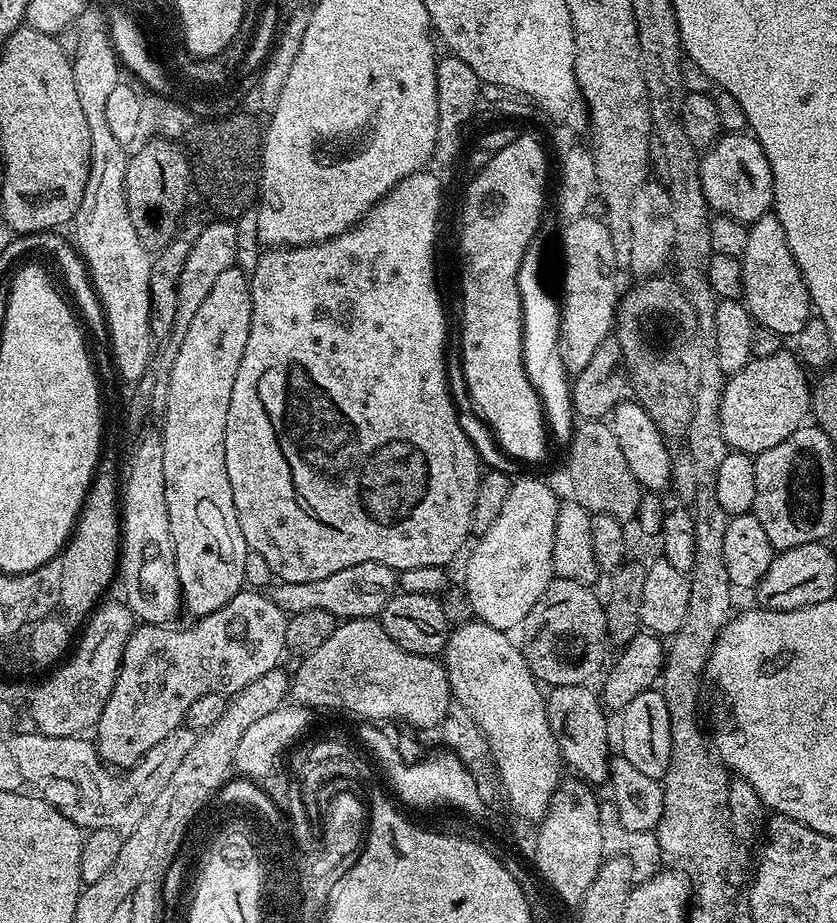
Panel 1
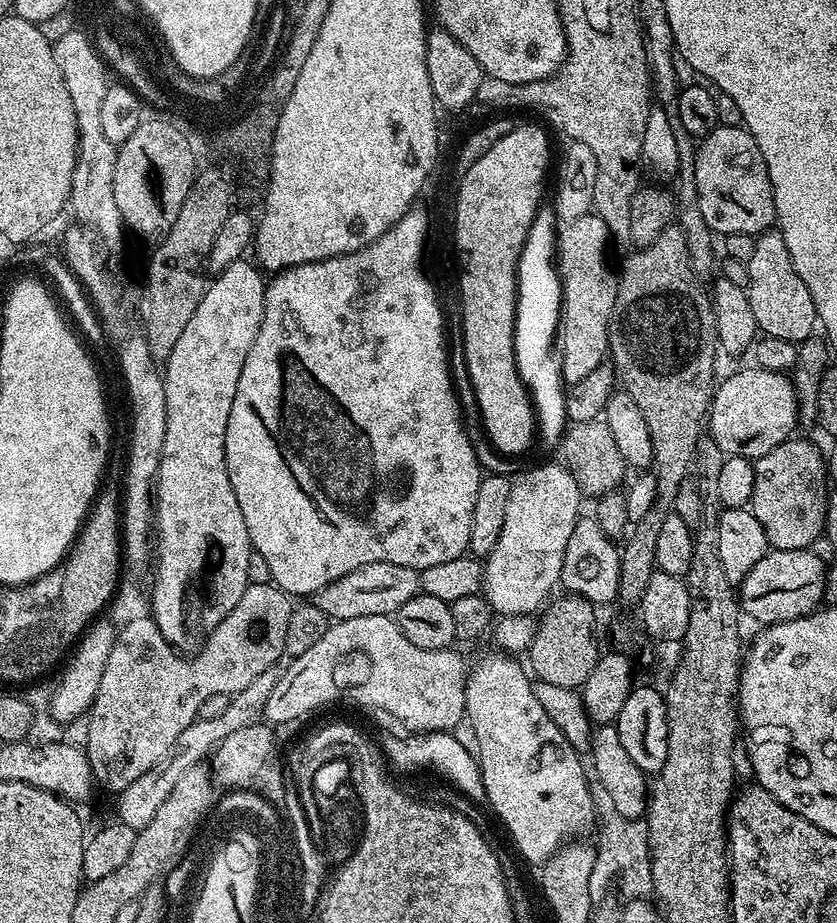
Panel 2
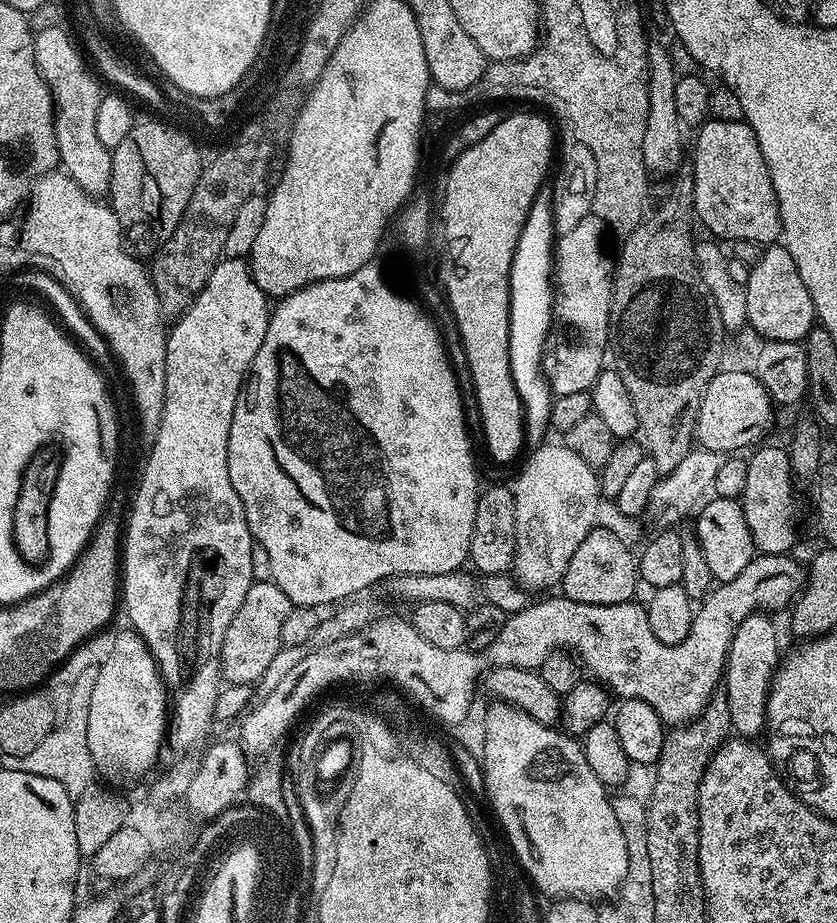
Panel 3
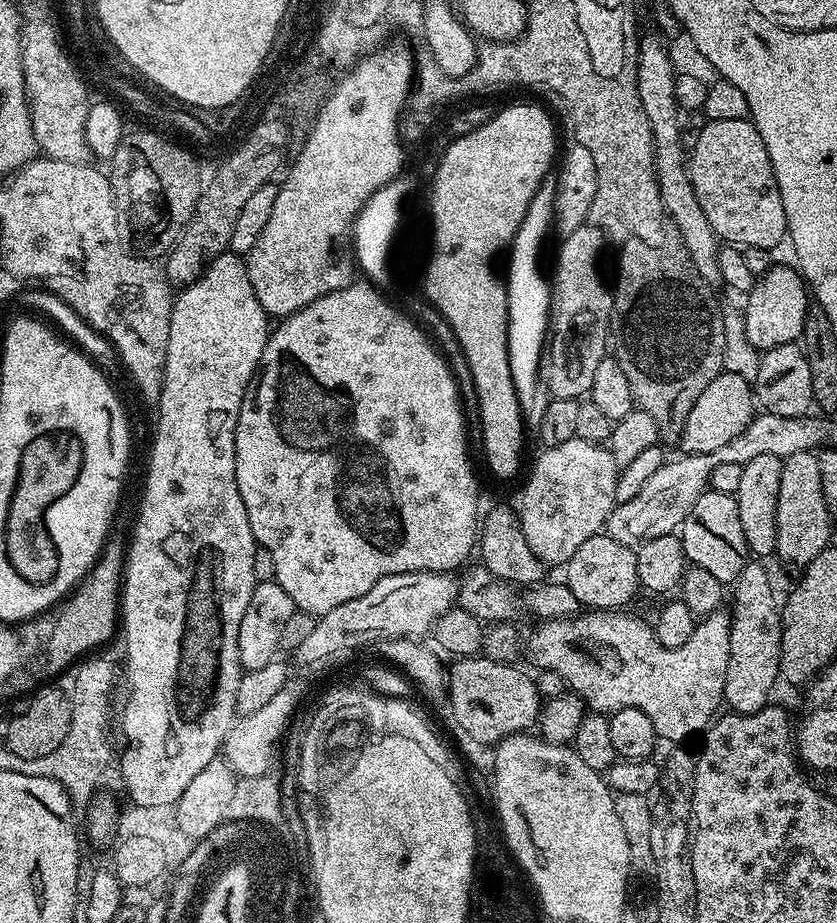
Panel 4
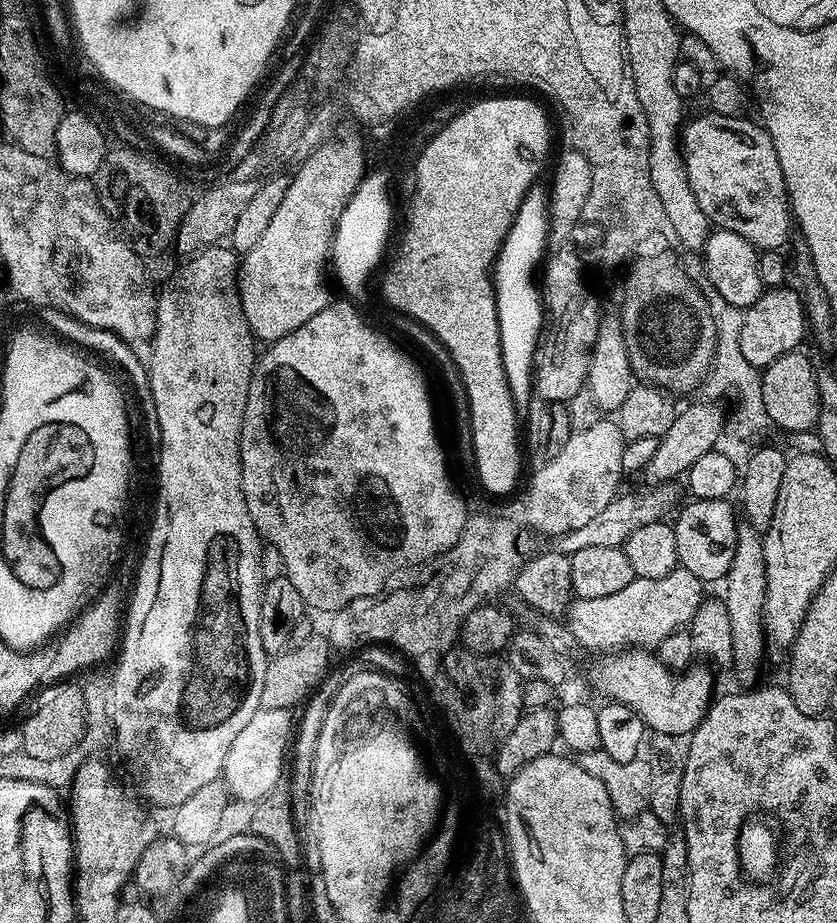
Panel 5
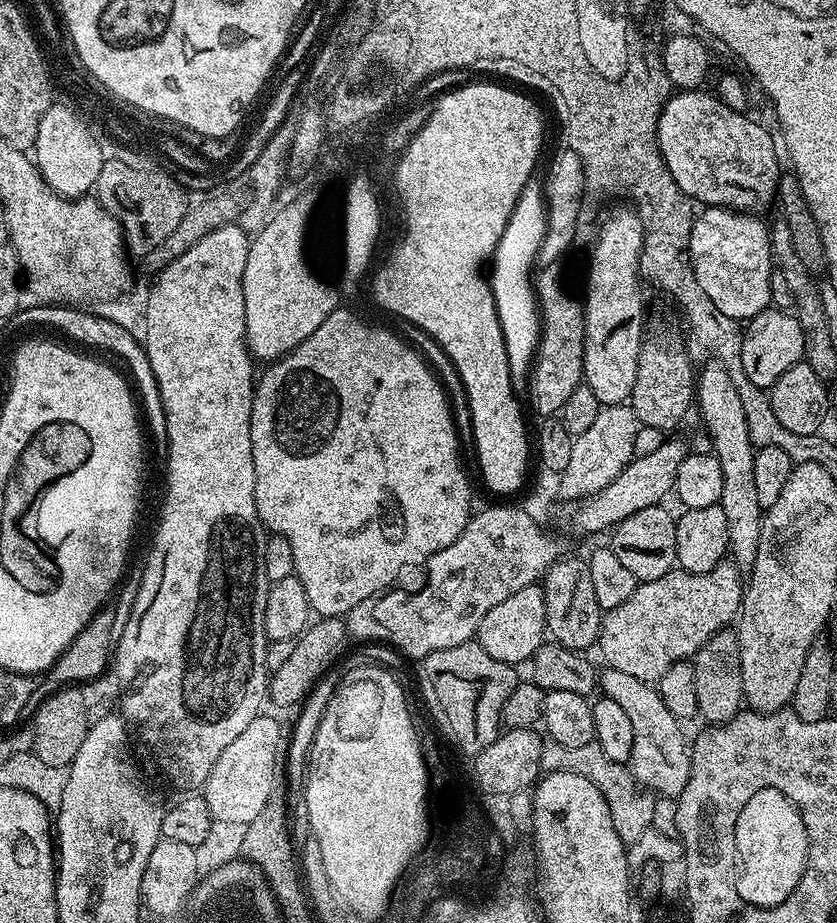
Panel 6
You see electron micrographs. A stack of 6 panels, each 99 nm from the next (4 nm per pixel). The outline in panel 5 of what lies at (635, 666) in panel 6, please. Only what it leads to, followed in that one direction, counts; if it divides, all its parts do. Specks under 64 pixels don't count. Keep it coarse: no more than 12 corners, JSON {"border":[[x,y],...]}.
{"border":[[677,567],[576,598],[584,650],[656,650],[691,625],[705,581]]}

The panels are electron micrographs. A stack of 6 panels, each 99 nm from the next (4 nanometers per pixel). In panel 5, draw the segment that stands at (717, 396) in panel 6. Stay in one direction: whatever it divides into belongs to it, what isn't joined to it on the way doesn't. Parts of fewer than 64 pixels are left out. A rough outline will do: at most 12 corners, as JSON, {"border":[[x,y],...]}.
{"border":[[737,525],[722,587],[732,668],[753,685],[766,656],[765,548]]}

